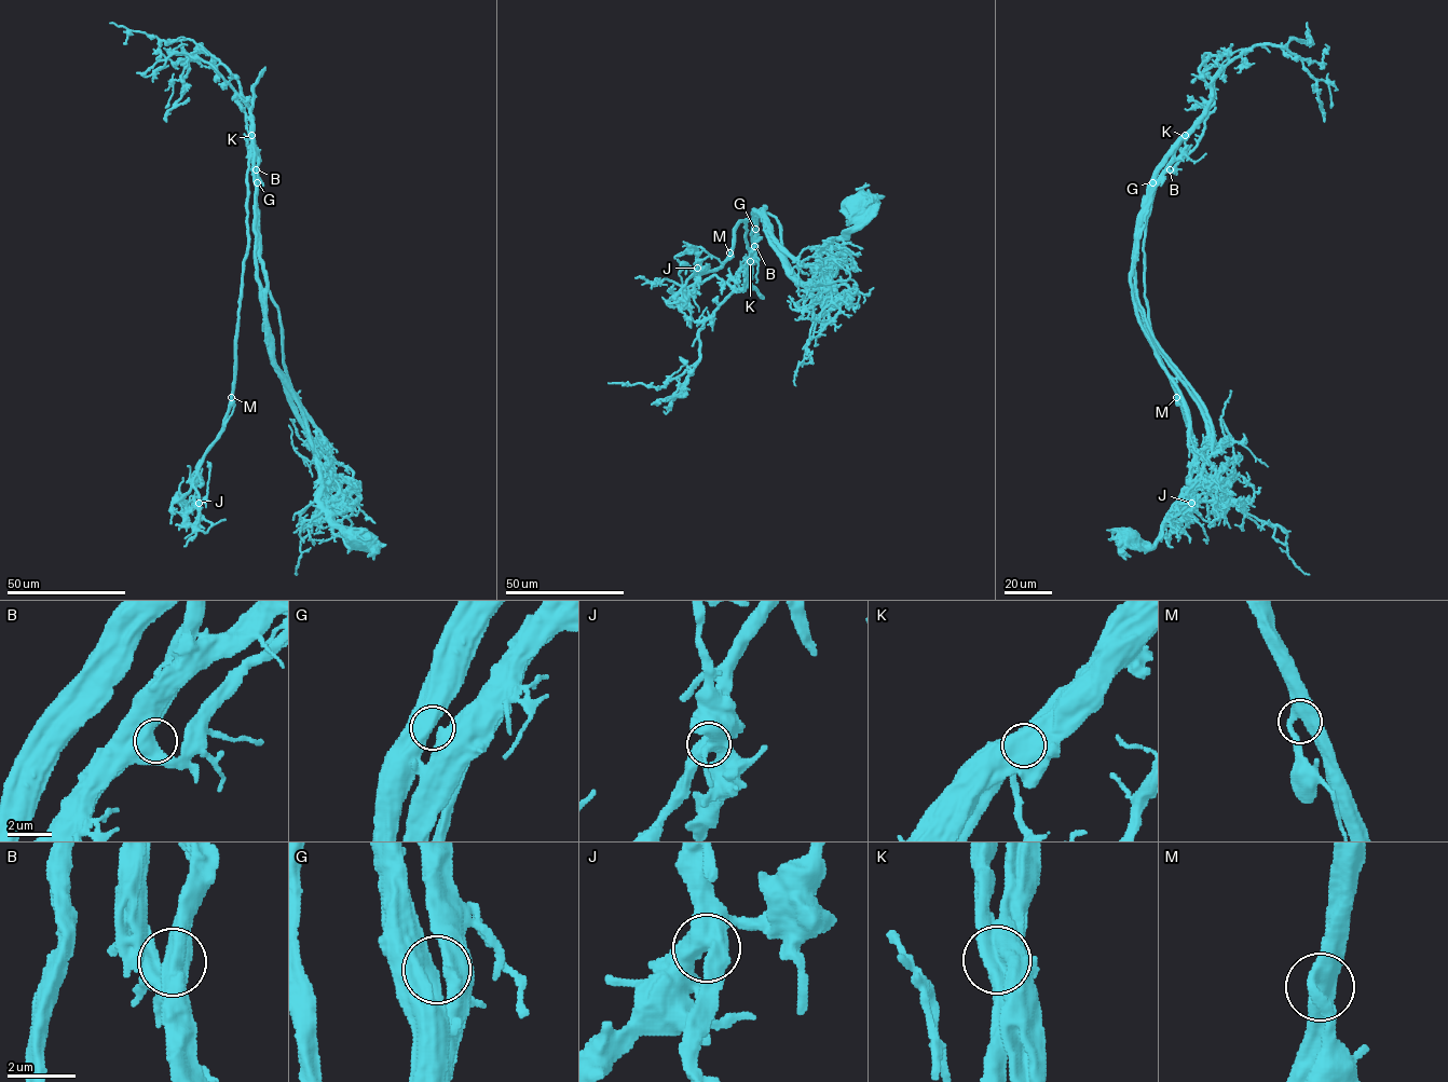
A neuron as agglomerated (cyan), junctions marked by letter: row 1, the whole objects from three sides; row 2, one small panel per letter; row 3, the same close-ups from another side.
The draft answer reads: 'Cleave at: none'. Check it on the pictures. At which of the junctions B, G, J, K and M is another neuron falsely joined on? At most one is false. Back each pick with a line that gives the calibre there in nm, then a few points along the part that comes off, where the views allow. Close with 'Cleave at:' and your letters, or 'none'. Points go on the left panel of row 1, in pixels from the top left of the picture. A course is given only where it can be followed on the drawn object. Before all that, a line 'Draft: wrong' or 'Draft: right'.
Draft: right
Cleave at: none

